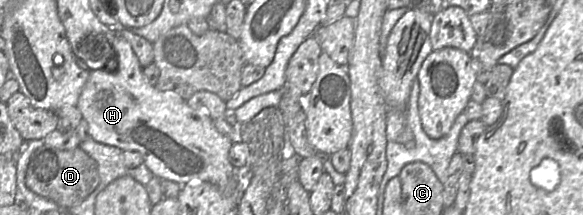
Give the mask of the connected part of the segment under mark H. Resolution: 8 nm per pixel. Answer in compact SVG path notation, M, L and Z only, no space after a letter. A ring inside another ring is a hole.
M121 25L110 26L116 29L116 33L108 33L106 36L103 36L104 39L108 41L111 47L114 50L115 56L117 58L117 67L113 70L91 70L89 73L88 80L84 85L81 94L77 102L77 109L80 111L82 118L88 123L88 131L90 137L96 142L115 146L123 151L137 151L143 157L143 163L148 167L148 169L153 173L154 176L161 178L162 180L170 180L176 182L180 185L184 185L189 182L209 182L216 185L217 187L226 187L230 181L238 181L239 176L251 176L248 173L248 170L237 170L231 163L229 158L229 151L232 146L232 142L220 134L214 124L213 119L205 110L197 110L188 105L187 101L181 99L180 97L174 96L170 93L165 93L158 90L154 85L150 84L143 74L143 68L141 67L137 56L135 55L130 43L120 35L120 30L124 27Z

